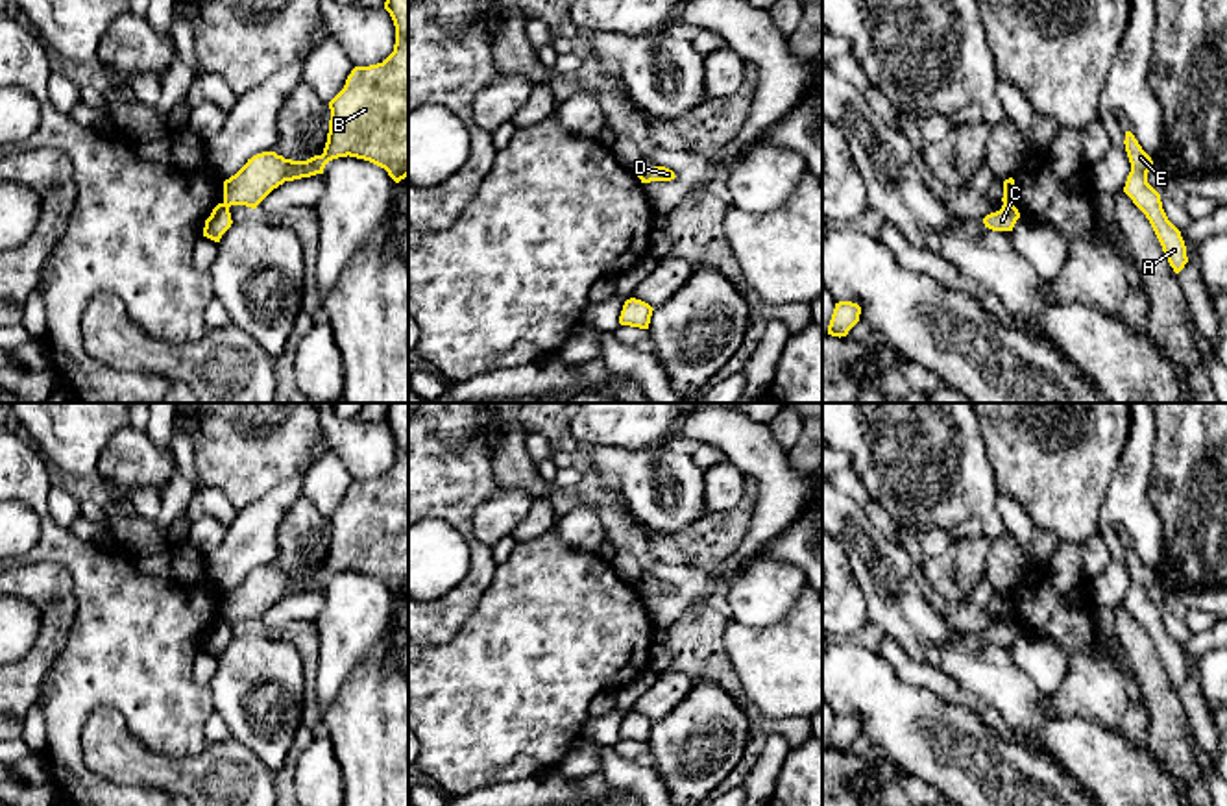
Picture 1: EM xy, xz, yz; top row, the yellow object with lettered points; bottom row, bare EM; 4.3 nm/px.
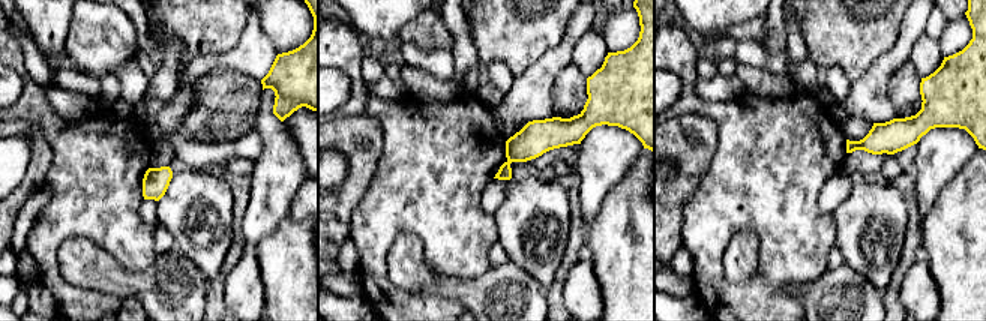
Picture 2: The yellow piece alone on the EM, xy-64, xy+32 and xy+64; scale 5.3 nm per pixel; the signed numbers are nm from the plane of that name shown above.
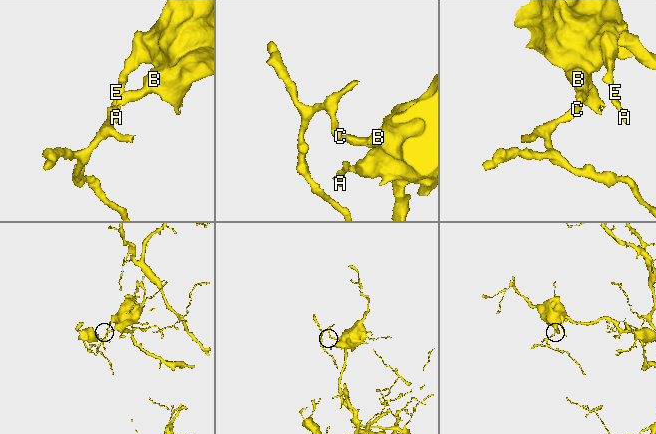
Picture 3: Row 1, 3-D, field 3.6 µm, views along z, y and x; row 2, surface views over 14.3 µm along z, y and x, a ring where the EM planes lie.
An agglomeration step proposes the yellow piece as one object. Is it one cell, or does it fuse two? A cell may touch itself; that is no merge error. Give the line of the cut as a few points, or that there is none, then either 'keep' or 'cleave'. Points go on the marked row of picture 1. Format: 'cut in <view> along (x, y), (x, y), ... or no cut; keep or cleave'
cut in yz along (1004, 204), (1011, 206); cleave

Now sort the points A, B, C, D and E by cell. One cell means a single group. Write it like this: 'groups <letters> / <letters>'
groups A B D E / C

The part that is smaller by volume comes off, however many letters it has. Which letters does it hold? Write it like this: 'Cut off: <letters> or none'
Cut off: C

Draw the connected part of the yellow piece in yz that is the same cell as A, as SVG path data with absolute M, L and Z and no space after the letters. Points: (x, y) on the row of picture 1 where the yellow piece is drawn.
M1125 131L1124 144L1131 163L1131 172L1127 176L1124 192L1146 214L1170 266L1175 274L1179 274L1188 263L1186 246L1181 231L1168 220L1162 209L1160 194L1148 183L1148 172L1153 168L1153 161L1142 150L1131 131Z

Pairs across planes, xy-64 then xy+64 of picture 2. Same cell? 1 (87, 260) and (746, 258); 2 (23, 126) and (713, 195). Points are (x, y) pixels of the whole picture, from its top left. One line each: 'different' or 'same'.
1: same
2: different

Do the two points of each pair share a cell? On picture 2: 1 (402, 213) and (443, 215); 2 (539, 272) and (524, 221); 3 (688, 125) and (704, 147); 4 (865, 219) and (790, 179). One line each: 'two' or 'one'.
1: one
2: one
3: one
4: two

